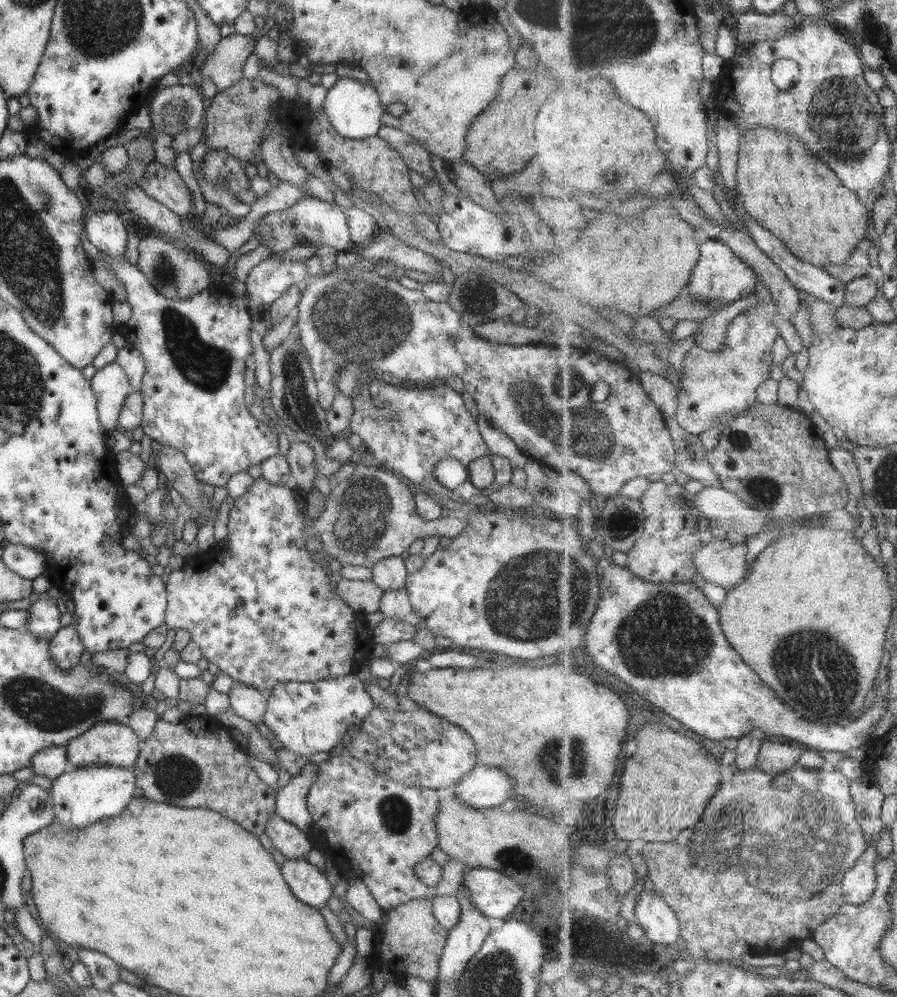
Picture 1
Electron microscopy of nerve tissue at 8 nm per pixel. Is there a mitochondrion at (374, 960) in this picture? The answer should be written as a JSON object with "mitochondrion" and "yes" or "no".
{"mitochondrion":"no"}

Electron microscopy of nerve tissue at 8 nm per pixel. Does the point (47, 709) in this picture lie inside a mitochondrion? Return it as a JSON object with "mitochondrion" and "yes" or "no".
{"mitochondrion":"yes"}

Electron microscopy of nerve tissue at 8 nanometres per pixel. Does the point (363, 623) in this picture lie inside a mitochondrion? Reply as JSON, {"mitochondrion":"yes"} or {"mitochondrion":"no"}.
{"mitochondrion":"no"}

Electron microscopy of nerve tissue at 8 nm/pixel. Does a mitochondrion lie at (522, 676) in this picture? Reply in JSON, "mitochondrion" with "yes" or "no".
{"mitochondrion":"no"}

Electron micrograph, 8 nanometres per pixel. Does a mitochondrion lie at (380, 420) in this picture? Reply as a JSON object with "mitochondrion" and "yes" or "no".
{"mitochondrion":"yes"}

